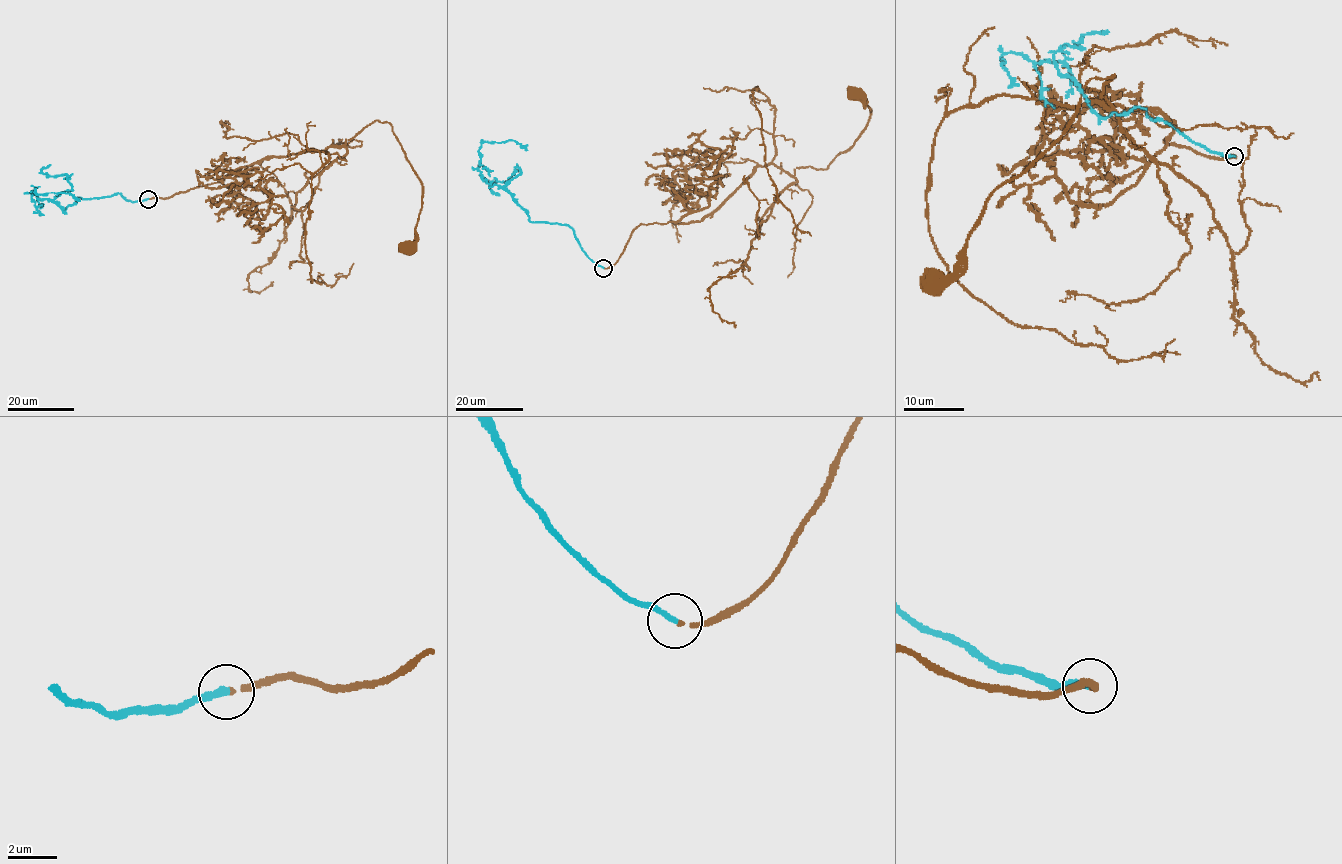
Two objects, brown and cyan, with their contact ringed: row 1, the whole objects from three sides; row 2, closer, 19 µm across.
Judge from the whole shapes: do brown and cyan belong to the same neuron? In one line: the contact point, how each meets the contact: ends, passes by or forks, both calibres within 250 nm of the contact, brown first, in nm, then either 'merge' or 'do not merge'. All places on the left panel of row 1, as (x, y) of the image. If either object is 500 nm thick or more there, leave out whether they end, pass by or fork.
place (148, 199); brown ends; cyan ends; calibres 180 and 280 nm; merge

